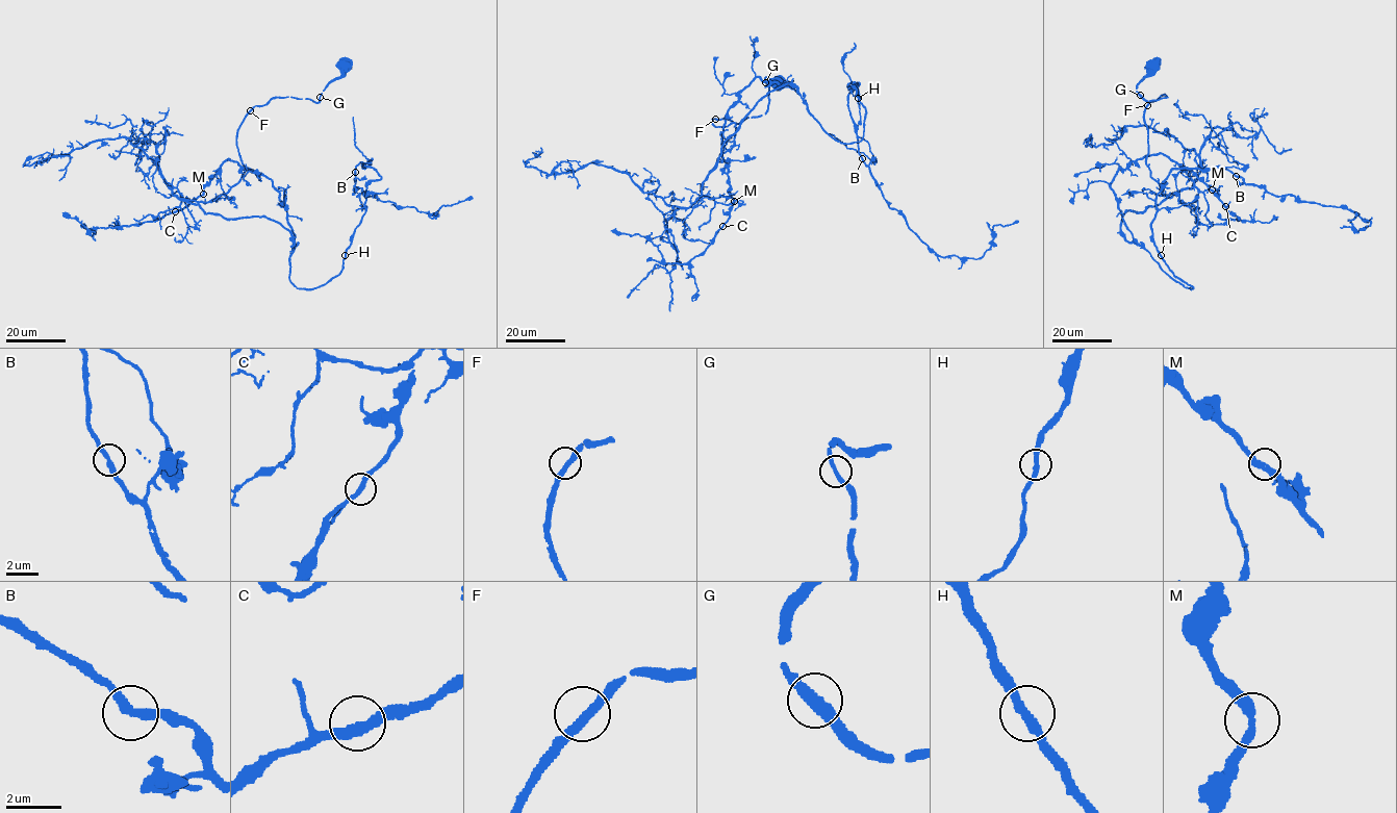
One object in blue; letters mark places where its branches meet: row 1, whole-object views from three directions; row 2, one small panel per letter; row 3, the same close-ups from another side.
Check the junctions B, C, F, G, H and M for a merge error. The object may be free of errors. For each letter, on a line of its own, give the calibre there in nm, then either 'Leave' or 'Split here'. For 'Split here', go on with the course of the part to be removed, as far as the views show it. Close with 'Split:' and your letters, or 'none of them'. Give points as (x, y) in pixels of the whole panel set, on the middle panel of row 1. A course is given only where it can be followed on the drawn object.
B: Thickness 300 nm. Leave
C: Thickness 280 nm. Leave
F: Thickness 300 nm. Leave
G: Thickness 320 nm. Leave
H: Thickness 280 nm. Leave
M: Thickness 280 nm. Leave
Split: none of them

